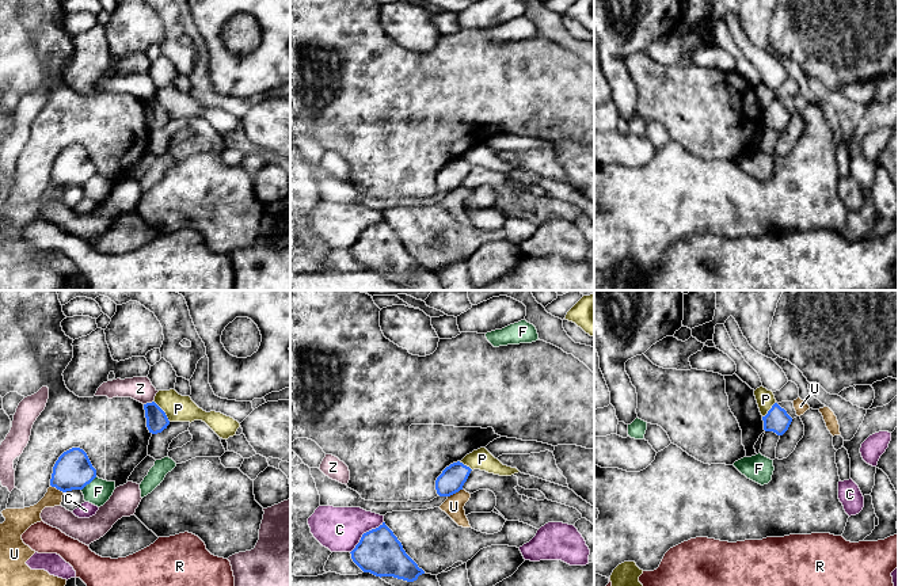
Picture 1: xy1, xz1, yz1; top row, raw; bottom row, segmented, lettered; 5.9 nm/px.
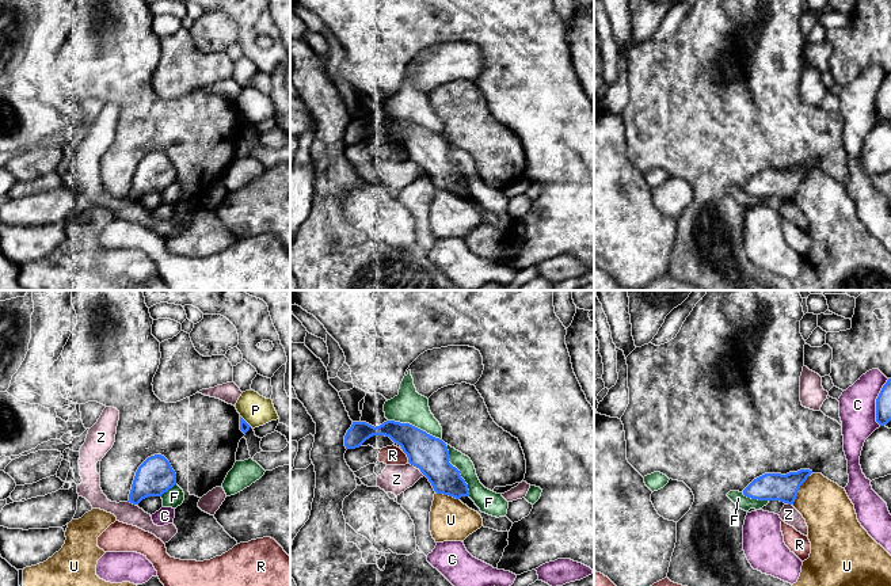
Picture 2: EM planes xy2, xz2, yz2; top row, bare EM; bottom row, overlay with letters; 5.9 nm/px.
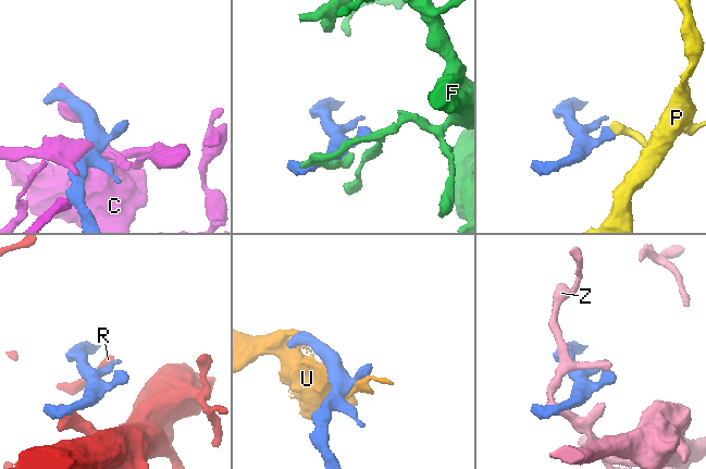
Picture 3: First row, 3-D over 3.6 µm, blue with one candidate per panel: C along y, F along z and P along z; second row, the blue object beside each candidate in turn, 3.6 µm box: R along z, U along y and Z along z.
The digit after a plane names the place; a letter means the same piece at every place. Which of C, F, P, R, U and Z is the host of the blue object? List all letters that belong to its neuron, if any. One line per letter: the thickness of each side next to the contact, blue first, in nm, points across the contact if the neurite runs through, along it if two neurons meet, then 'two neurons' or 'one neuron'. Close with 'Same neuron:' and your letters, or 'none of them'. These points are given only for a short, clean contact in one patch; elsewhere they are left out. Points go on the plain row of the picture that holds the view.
C: calibres 260 and 260 nm; two neurons
F: calibres 220 and 130 nm; two neurons
P: calibres 130 and 160 nm; border xy1 (153, 96), (170, 117); two neurons
R: calibres 220 and 110 nm; two neurons
U: calibres 160 and 300 nm; one neuron
Z: calibres 130 and 140 nm; two neurons
Same neuron: U

